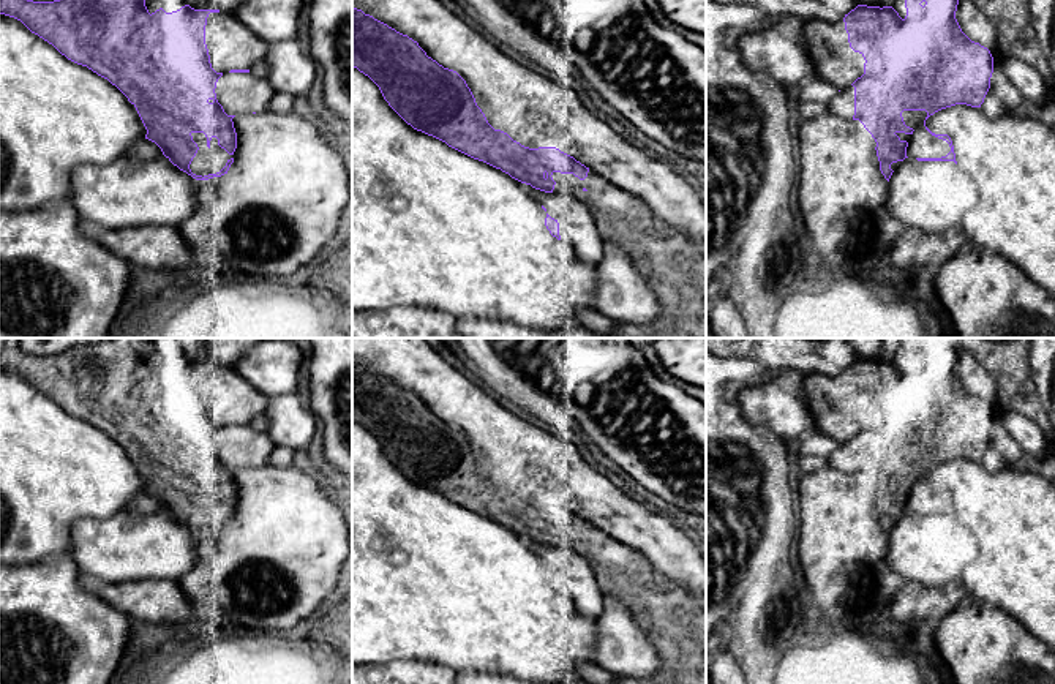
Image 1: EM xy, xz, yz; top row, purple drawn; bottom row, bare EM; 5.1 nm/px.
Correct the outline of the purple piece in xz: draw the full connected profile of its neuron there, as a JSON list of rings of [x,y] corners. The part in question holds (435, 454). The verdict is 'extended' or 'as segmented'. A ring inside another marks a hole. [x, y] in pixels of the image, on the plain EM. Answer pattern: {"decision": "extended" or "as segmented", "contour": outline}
{"decision": "extended", "contour": [[[352,360],[352,420],[368,430],[389,460],[414,483],[483,515],[512,532],[553,548],[570,548],[595,575],[603,596],[624,603],[654,643],[662,670],[646,679],[616,676],[616,684],[706,684],[706,610],[652,562],[589,524],[556,501],[529,502],[494,483],[466,434],[426,409],[417,395]]]}

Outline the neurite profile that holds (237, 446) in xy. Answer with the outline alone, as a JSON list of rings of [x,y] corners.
[[[227,425],[218,433],[215,447],[227,469],[238,469],[268,463],[276,445],[267,431]]]

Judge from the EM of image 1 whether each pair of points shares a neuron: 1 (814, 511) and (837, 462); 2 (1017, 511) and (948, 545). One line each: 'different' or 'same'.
1: different
2: different

